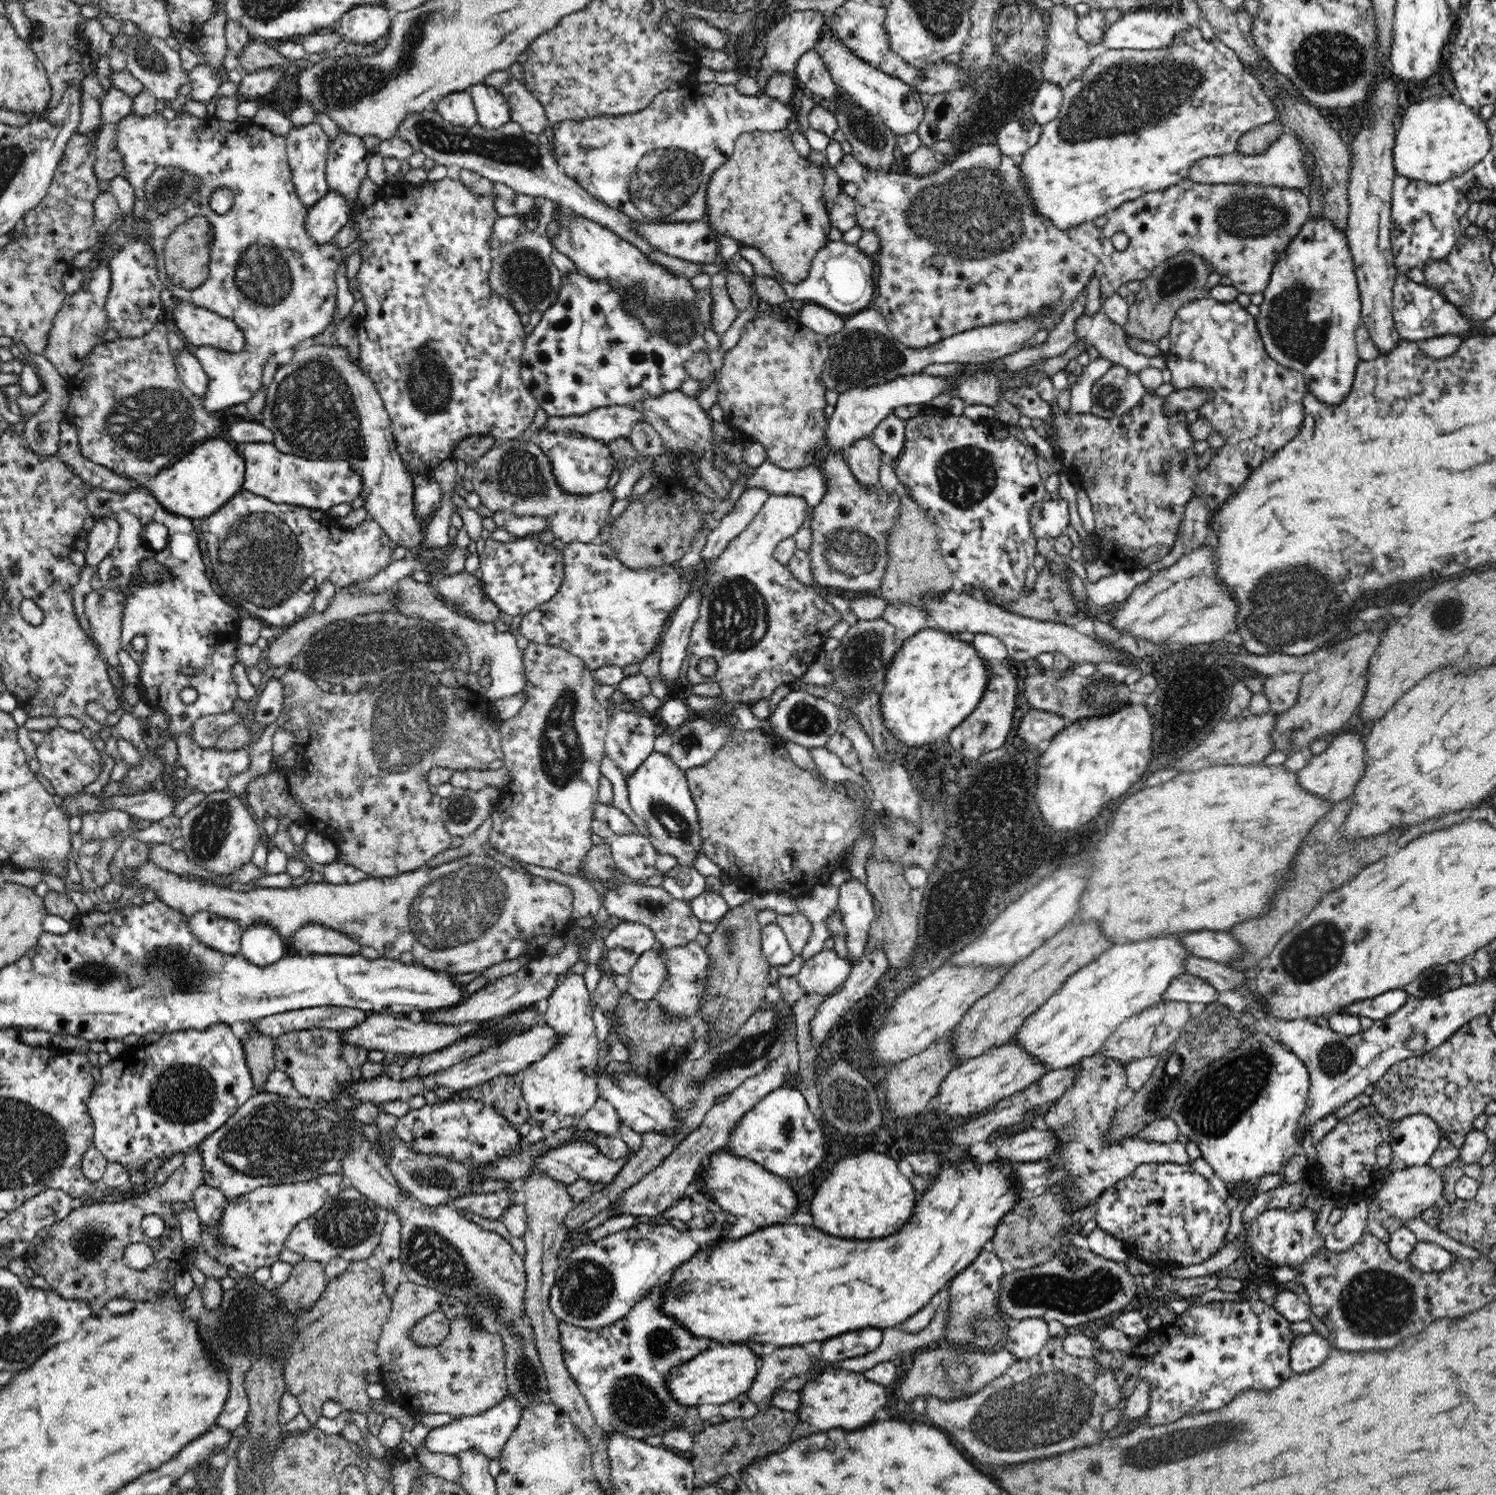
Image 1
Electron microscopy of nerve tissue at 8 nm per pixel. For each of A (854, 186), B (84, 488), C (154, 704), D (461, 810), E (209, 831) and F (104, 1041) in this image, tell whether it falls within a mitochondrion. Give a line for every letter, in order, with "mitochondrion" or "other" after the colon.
A: other
B: other
C: other
D: mitochondrion
E: mitochondrion
F: other

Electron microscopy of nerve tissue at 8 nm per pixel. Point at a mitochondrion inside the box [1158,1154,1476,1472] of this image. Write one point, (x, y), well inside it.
(1378, 1303)

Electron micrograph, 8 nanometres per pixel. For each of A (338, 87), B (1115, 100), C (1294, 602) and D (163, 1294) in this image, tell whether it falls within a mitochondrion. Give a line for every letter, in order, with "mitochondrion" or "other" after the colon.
A: mitochondrion
B: mitochondrion
C: mitochondrion
D: other

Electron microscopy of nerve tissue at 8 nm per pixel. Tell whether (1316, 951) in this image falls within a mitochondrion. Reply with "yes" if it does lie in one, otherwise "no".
yes

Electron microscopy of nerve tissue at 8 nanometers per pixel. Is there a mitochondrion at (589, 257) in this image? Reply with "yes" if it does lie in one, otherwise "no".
no

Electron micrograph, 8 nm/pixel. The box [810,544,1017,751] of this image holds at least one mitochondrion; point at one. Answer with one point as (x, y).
(861, 660)

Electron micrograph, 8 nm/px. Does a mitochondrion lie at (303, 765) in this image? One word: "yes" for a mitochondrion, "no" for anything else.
no

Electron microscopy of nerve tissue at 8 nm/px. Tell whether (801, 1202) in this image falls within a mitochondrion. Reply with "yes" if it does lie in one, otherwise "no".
no

